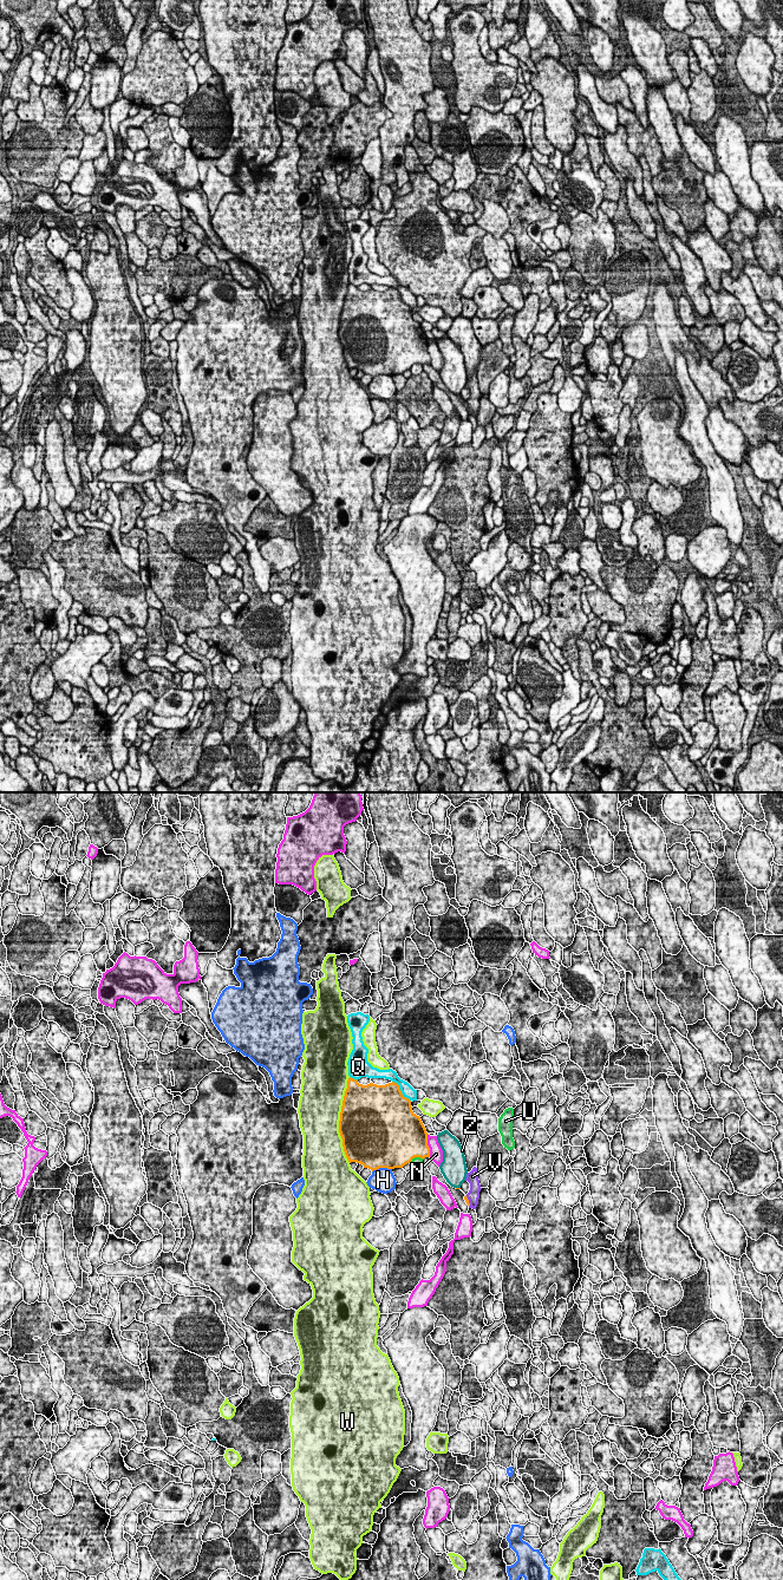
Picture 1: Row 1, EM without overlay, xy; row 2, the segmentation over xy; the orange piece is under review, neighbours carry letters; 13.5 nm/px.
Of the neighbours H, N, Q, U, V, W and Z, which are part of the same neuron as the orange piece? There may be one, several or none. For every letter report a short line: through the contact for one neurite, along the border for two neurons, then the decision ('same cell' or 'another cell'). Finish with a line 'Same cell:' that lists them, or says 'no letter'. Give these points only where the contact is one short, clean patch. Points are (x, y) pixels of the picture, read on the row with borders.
H: another cell
N: another cell
Q: another cell
U: another cell
V: line xy (465, 1195), (469, 1206); another cell
W: another cell
Z: another cell
Same cell: no letter

